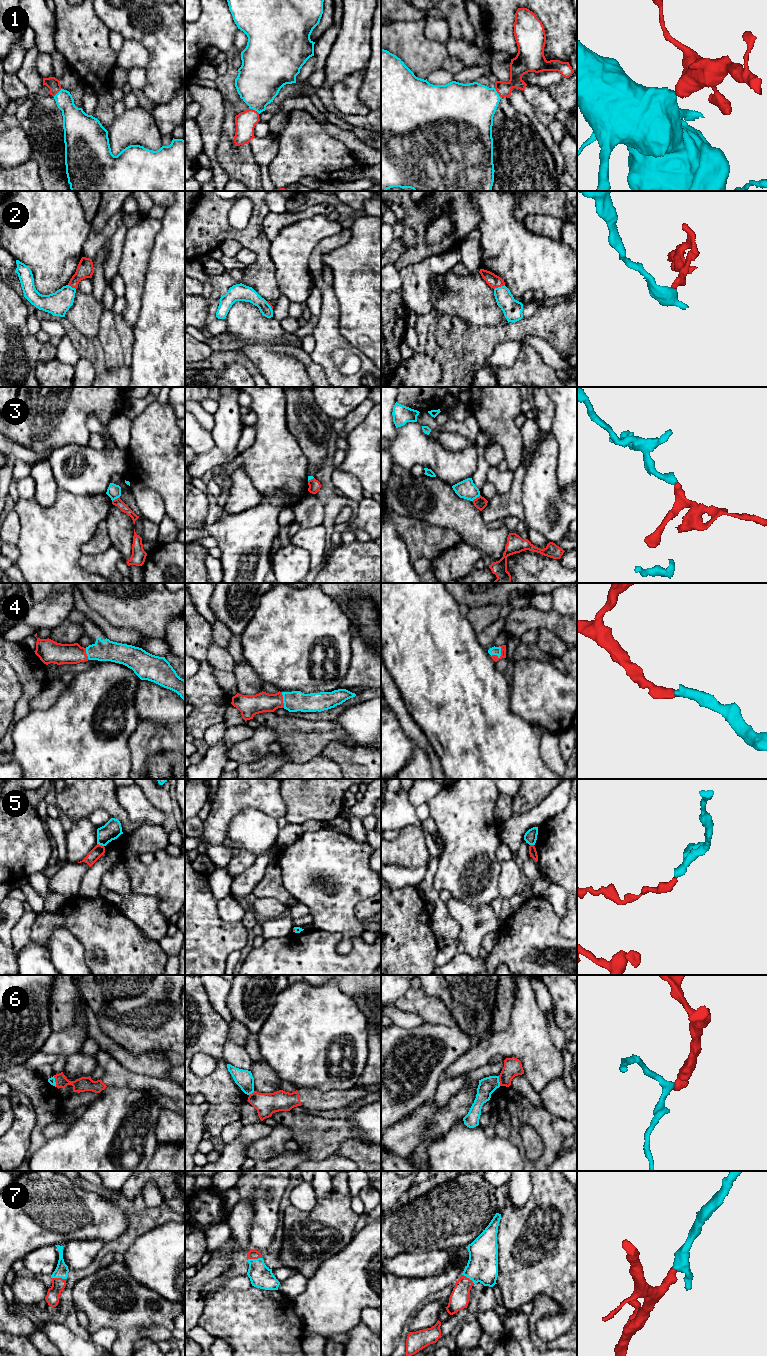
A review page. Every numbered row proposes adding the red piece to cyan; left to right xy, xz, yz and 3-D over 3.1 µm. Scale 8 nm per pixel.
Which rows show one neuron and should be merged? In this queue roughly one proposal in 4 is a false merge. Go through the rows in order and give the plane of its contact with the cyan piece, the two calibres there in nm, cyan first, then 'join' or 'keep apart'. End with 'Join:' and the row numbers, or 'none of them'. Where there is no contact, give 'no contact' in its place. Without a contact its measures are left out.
1: xz | 360/170 nm | join
2: yz | 160/110 nm | keep apart
3: yz | 150/100 nm | keep apart
4: yz | 70/50 nm | join
5: xy | 150/90 nm | keep apart
6: yz | 140/140 nm | keep apart
7: xy | 110/110 nm | join
Join: 1, 4, 7

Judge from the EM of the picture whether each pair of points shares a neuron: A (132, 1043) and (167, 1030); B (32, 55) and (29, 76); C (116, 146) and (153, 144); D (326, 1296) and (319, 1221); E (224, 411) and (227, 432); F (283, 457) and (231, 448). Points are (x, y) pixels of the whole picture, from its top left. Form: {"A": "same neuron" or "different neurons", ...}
{"A": "same neuron", "B": "same neuron", "C": "same neuron", "D": "different neurons", "E": "same neuron", "F": "different neurons"}

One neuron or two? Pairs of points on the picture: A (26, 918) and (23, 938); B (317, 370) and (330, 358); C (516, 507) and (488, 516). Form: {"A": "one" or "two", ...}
{"A": "one", "B": "two", "C": "one"}

